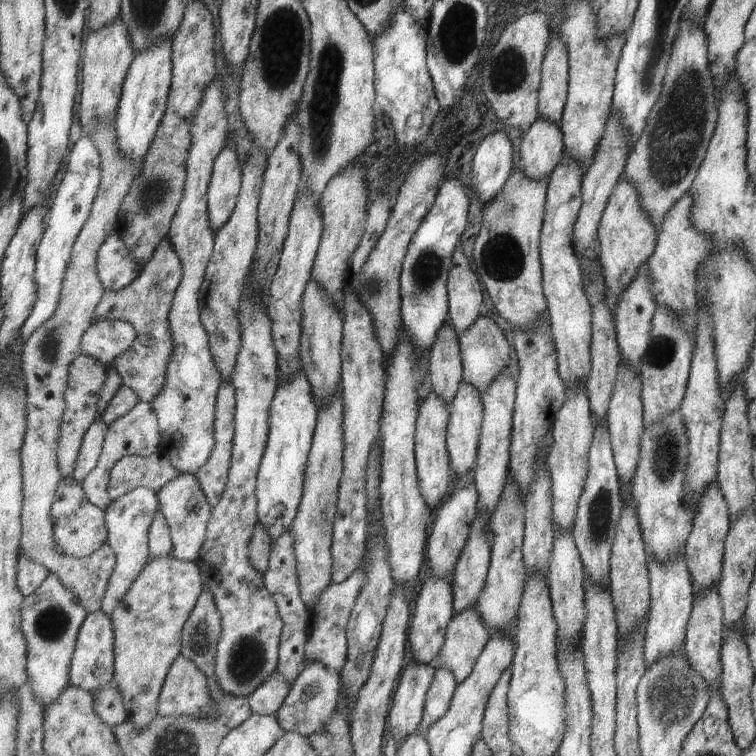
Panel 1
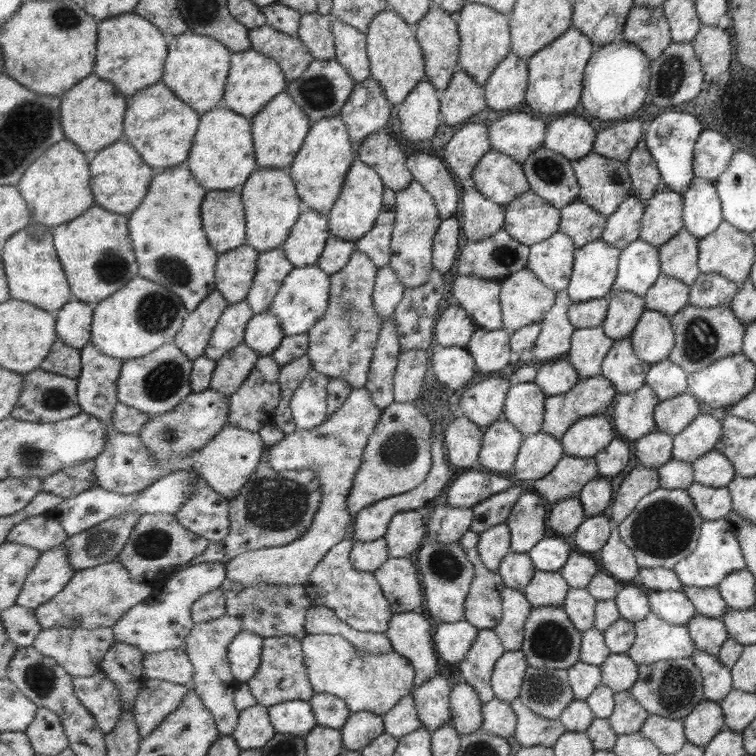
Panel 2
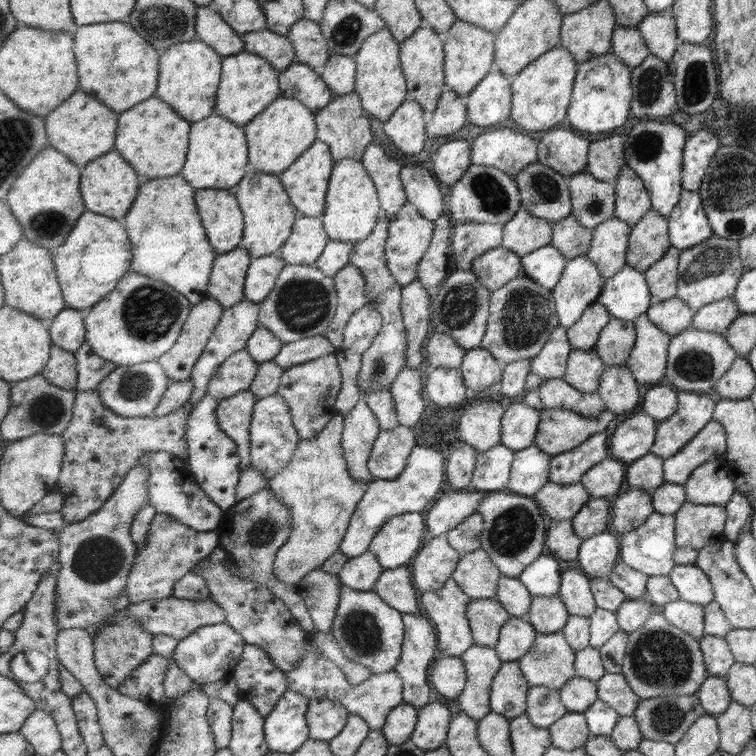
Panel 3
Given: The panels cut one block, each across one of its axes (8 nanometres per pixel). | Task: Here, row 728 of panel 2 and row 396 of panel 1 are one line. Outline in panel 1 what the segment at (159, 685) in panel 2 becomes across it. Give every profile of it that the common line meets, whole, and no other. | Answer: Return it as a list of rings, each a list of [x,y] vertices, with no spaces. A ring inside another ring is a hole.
[[[167,236],[159,243],[158,249],[154,252],[154,257],[144,266],[138,278],[129,286],[118,291],[106,290],[95,311],[94,321],[122,320],[130,322],[135,327],[138,337],[135,339],[134,345],[116,360],[115,368],[124,378],[124,384],[131,387],[144,403],[153,402],[154,398],[162,392],[162,388],[166,385],[169,364],[174,352],[174,336],[170,327],[170,312],[173,309],[175,293],[179,285],[182,284],[183,279],[182,260],[179,258],[173,242]]]

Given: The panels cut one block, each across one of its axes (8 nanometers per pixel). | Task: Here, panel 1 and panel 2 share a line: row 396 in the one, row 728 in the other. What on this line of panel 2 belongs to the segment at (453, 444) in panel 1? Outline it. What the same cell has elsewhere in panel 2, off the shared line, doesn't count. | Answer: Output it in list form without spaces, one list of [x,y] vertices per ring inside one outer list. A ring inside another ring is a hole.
[[[466,680],[453,686],[451,693],[451,710],[454,713],[454,727],[459,734],[473,734],[482,728],[484,721],[482,699],[479,693]]]

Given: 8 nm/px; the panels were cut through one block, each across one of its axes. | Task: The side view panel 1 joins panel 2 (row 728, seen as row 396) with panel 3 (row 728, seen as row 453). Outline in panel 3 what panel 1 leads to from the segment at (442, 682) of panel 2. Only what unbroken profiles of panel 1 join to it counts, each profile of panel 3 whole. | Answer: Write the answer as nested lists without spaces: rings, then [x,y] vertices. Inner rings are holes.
[[[432,702],[418,709],[418,724],[410,740],[423,751],[438,750],[448,740],[451,710],[441,702]]]

